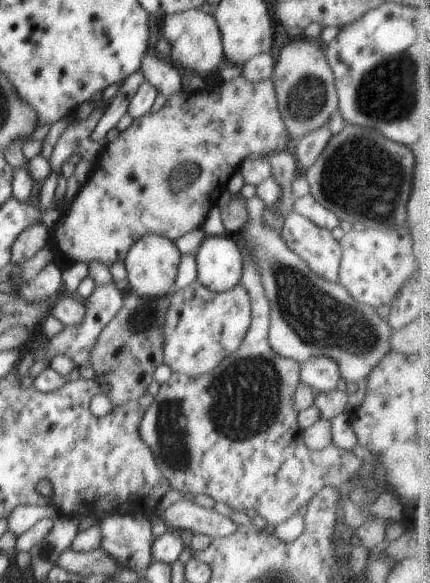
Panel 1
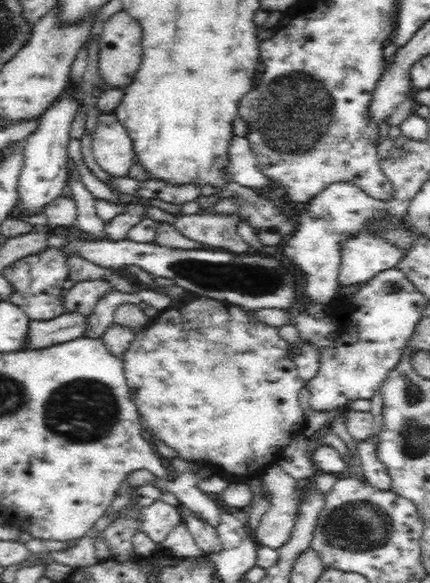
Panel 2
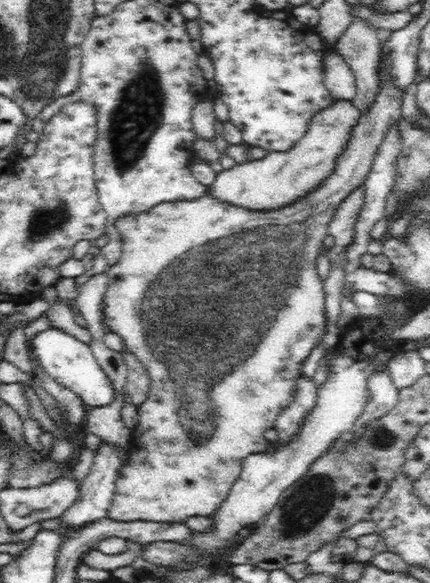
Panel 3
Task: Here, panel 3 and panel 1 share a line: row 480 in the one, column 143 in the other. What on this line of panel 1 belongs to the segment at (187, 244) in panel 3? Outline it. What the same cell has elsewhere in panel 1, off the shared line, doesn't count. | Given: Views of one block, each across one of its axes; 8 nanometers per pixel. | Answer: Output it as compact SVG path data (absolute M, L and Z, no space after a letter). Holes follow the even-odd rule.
M242 74L236 78L222 82L220 92L210 90L210 92L196 92L189 93L188 91L180 91L168 96L167 101L157 113L148 113L140 118L133 119L133 123L118 133L116 140L103 146L98 162L96 162L94 170L89 176L88 182L81 185L79 194L72 200L72 204L68 206L68 210L64 211L63 216L53 226L51 230L51 242L49 247L52 248L56 256L54 263L59 265L59 270L72 266L74 262L88 263L92 260L99 260L106 266L110 267L114 262L124 260L128 254L129 248L139 238L147 234L165 235L169 239L182 238L183 234L194 230L195 228L202 227L204 218L208 211L218 204L220 197L224 194L226 184L234 174L239 172L240 165L244 160L256 160L258 158L266 159L267 155L274 151L284 151L292 148L295 141L291 134L288 132L284 121L282 120L276 91L271 79L252 82Z

